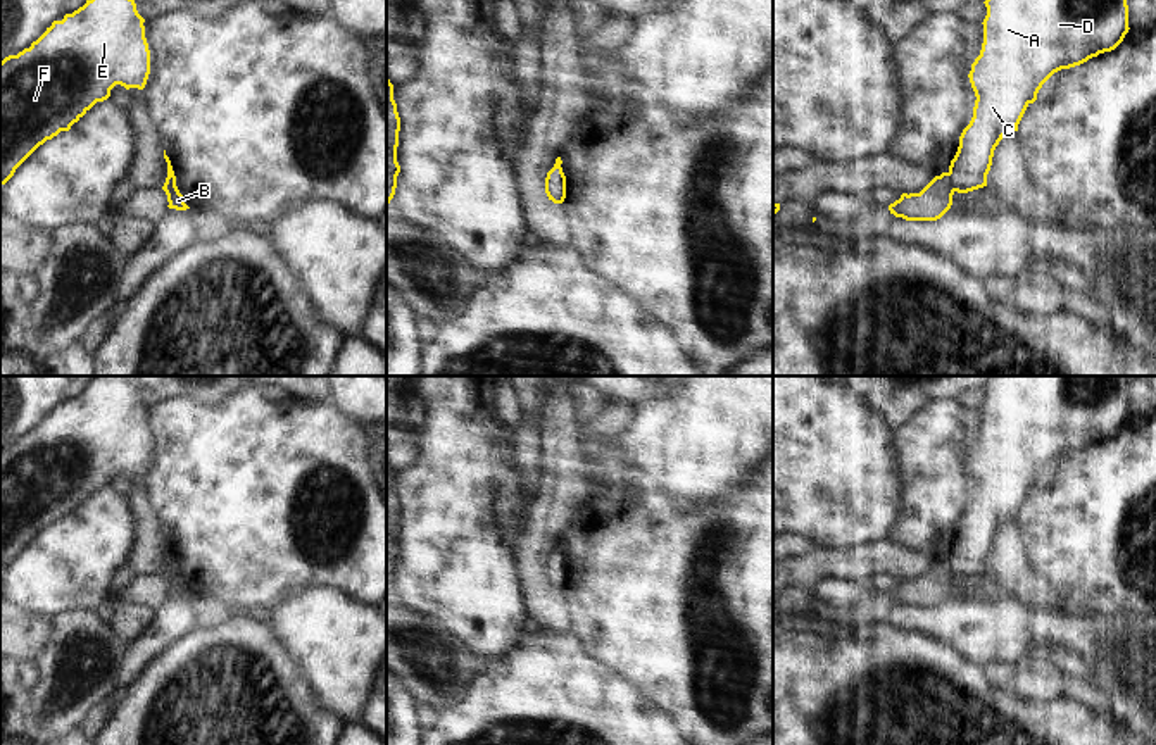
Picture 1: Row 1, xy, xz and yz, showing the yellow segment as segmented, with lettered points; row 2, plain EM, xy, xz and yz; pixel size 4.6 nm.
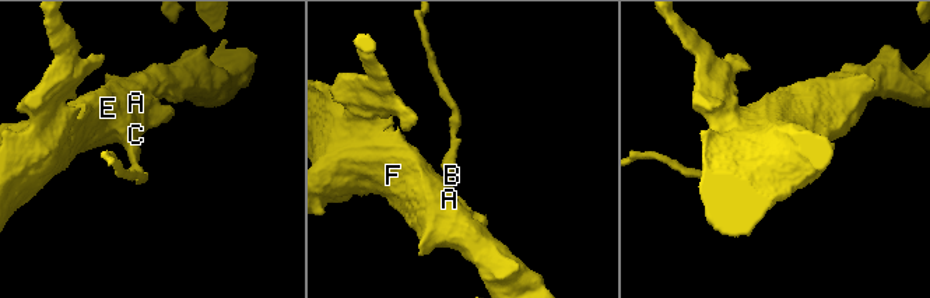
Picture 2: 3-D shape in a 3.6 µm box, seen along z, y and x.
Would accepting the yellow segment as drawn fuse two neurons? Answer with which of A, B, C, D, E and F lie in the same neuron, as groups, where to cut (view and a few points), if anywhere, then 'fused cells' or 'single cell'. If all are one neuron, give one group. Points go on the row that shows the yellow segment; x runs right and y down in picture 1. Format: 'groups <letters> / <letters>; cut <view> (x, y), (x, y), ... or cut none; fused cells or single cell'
groups A B C D E F; cut none; single cell

